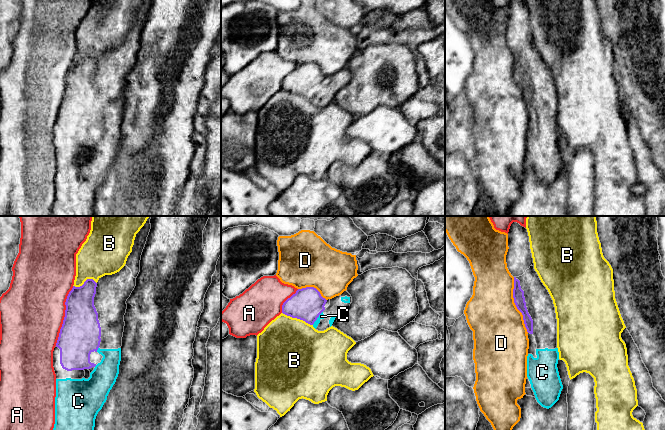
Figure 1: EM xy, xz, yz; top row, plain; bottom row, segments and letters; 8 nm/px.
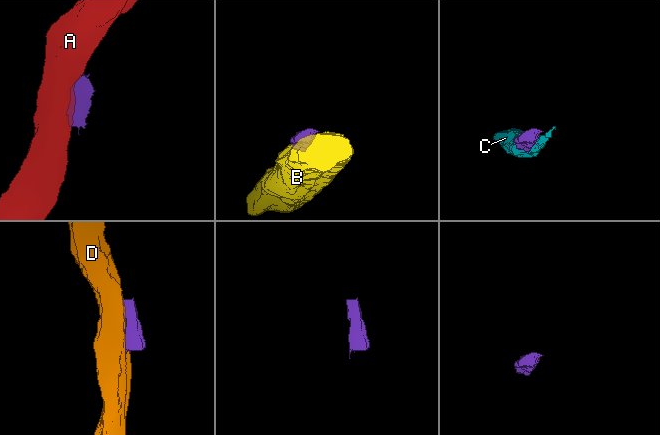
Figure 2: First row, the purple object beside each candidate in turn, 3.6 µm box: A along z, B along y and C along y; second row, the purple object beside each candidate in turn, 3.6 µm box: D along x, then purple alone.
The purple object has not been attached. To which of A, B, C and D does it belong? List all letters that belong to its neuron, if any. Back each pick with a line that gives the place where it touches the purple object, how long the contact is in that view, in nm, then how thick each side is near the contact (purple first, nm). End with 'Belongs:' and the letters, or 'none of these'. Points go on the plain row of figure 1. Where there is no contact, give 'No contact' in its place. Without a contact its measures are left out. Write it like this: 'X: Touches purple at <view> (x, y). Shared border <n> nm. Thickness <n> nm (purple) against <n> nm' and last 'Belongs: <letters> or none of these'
C: Touches purple at xz (317, 93). Shared border 140 nm. Thickness 260 nm (purple) against 50 nm
Belongs: C

